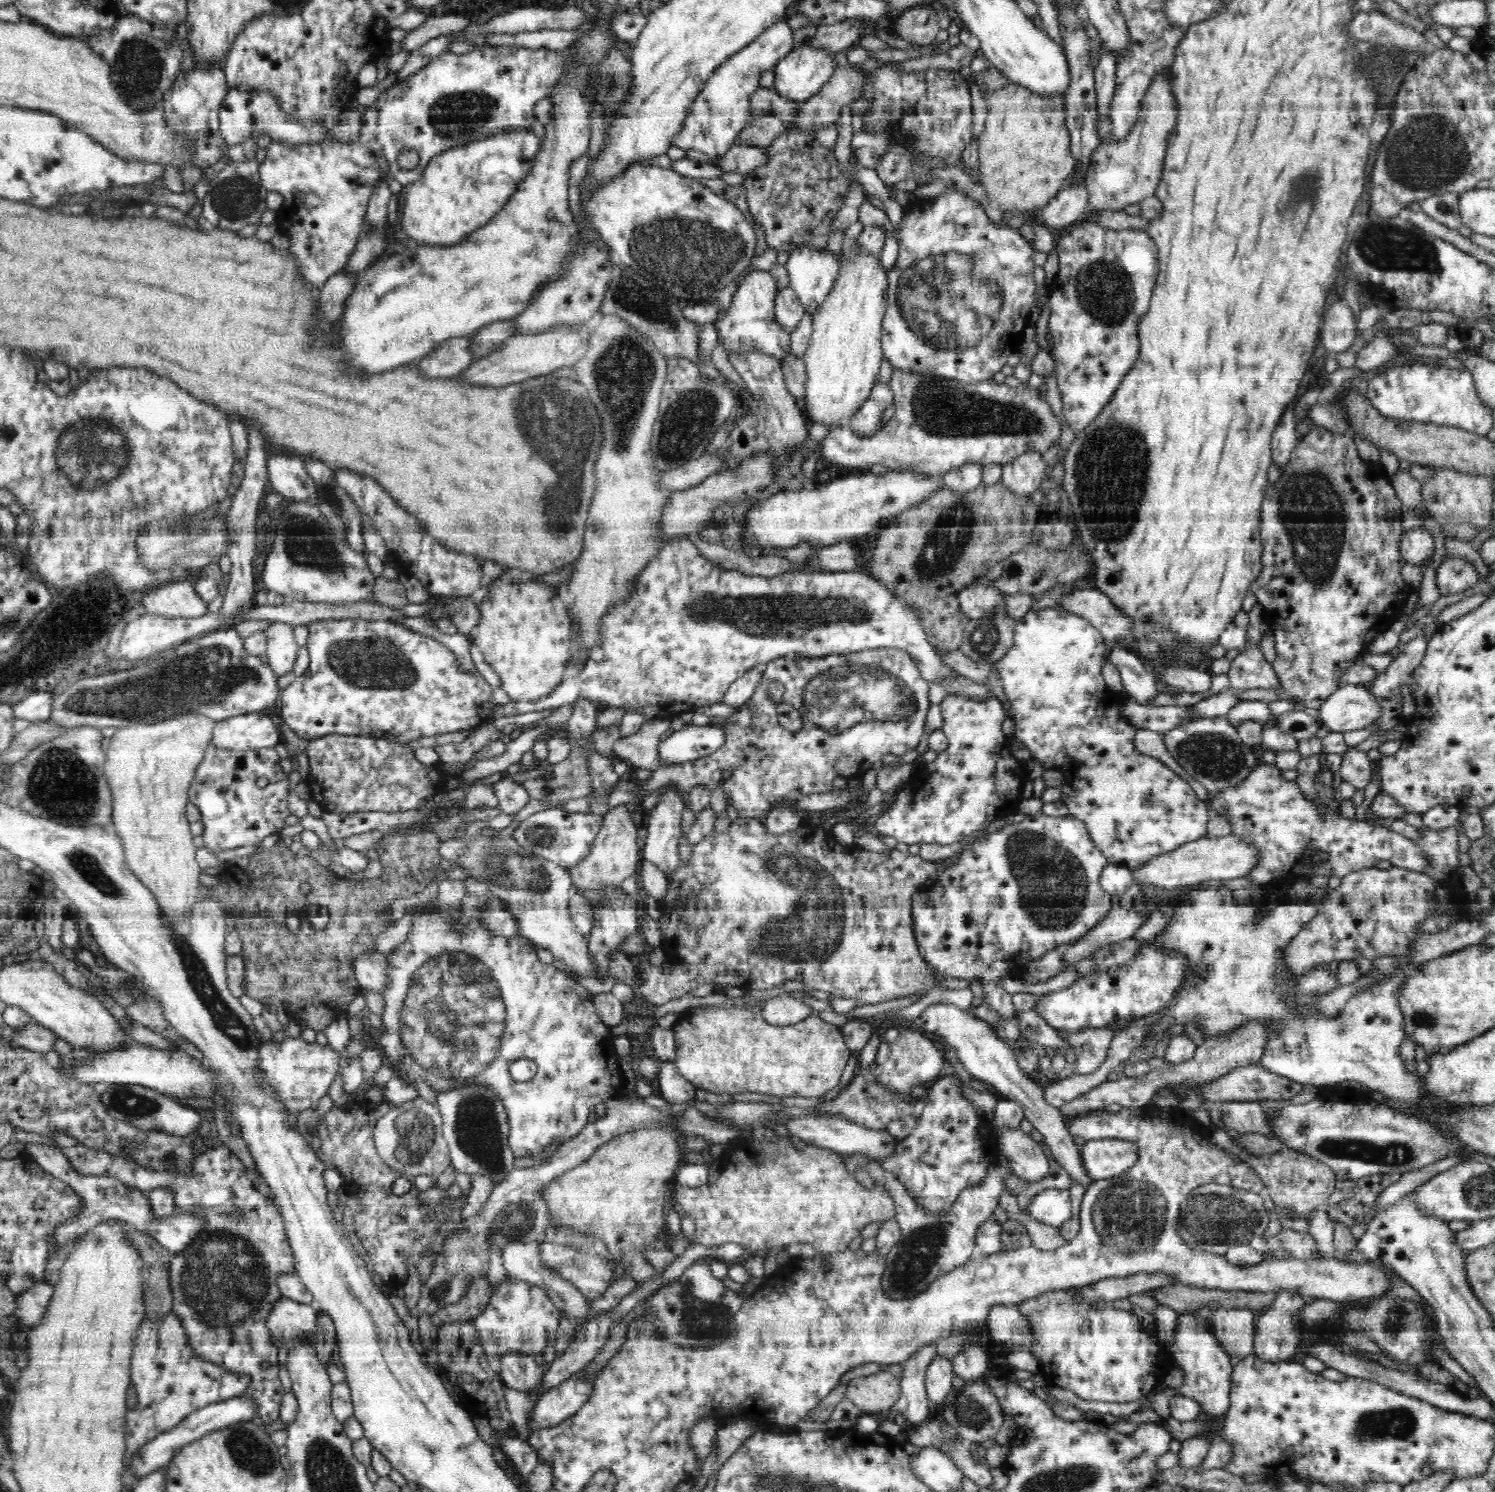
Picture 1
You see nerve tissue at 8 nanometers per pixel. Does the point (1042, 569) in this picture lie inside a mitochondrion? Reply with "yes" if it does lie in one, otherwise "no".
yes

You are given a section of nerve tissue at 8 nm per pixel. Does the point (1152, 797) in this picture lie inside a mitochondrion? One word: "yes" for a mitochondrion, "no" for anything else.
yes

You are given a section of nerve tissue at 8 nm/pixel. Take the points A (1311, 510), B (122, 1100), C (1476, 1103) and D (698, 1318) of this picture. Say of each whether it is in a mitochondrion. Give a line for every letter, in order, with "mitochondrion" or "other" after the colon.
A: mitochondrion
B: mitochondrion
C: other
D: mitochondrion

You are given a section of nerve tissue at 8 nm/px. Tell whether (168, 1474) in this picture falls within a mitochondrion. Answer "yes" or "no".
no

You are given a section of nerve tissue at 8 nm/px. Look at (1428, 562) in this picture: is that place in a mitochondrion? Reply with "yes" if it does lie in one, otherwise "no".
no

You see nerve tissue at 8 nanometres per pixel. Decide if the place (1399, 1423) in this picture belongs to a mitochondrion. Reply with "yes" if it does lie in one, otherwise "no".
yes

